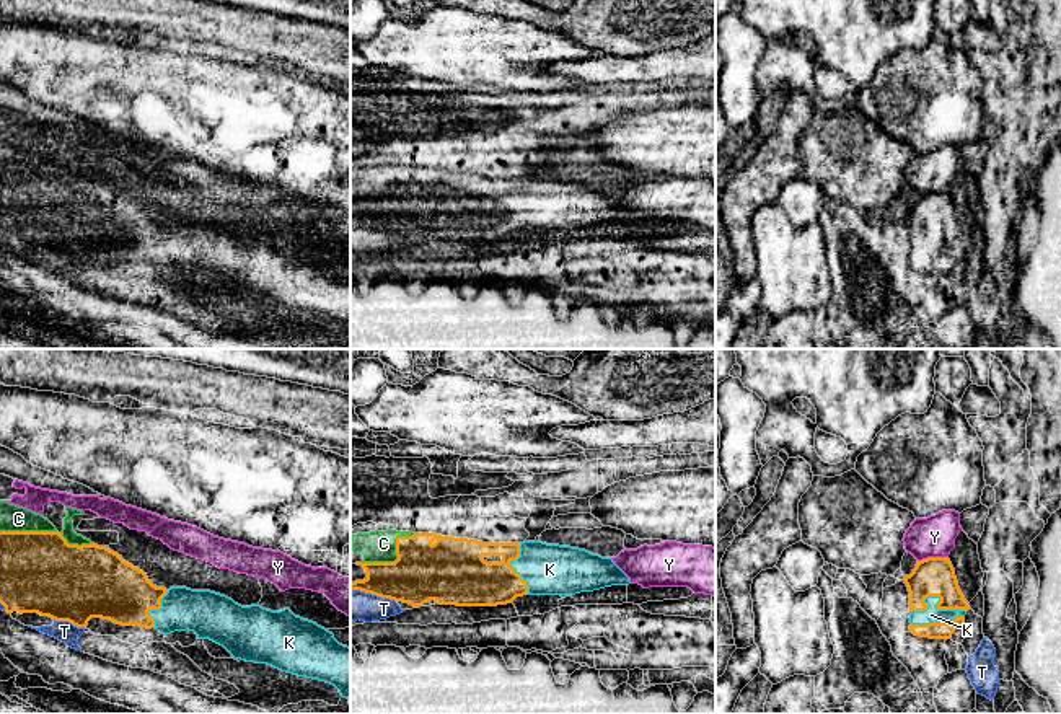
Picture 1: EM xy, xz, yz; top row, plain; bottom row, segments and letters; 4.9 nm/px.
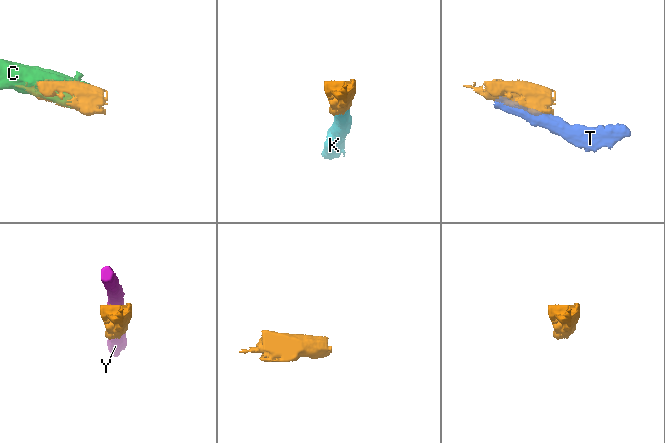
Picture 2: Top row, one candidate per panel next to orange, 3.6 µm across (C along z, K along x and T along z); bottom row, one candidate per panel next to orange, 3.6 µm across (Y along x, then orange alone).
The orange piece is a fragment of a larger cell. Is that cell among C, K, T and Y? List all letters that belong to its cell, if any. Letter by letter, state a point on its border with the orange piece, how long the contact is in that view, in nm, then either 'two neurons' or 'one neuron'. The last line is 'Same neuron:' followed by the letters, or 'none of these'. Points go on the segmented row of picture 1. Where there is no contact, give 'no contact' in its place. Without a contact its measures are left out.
C: xz (396, 555) | 300 nm | one neuron
K: yz (939, 597) | 280 nm | one neuron
T: xy (69, 621) | 160 nm | two neurons
Y: yz (931, 558) | 150 nm | two neurons
Same neuron: C, K

